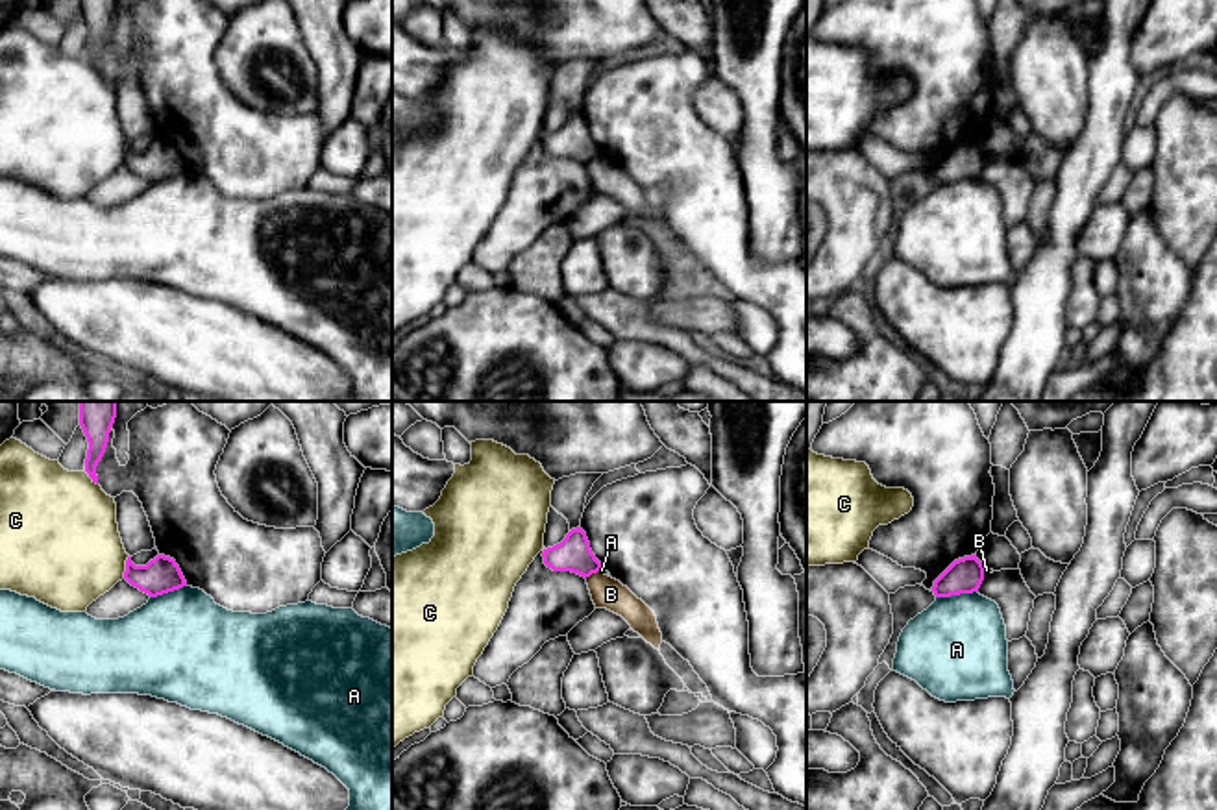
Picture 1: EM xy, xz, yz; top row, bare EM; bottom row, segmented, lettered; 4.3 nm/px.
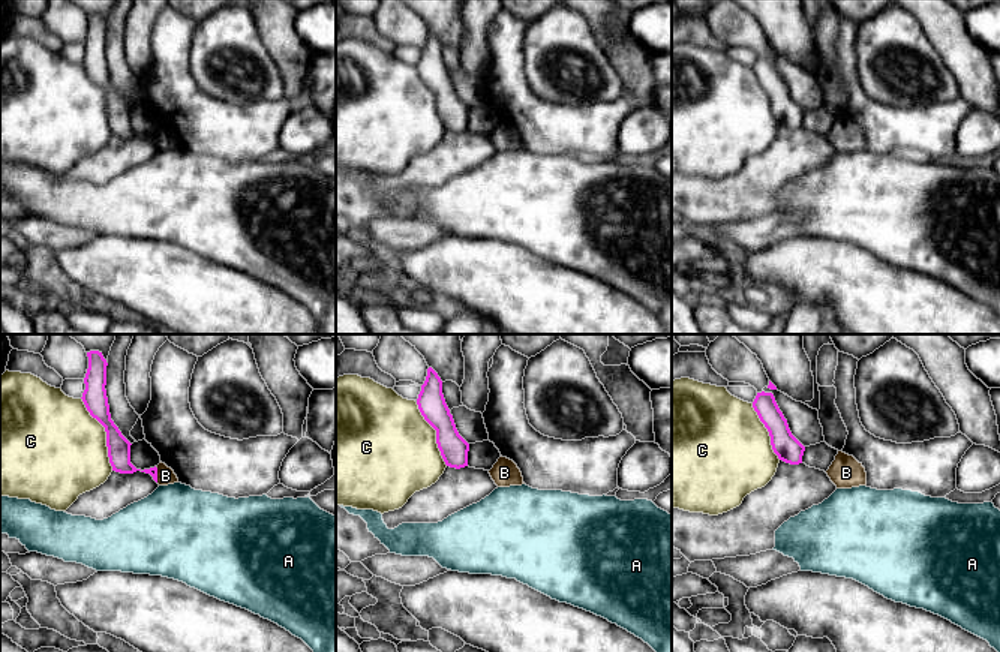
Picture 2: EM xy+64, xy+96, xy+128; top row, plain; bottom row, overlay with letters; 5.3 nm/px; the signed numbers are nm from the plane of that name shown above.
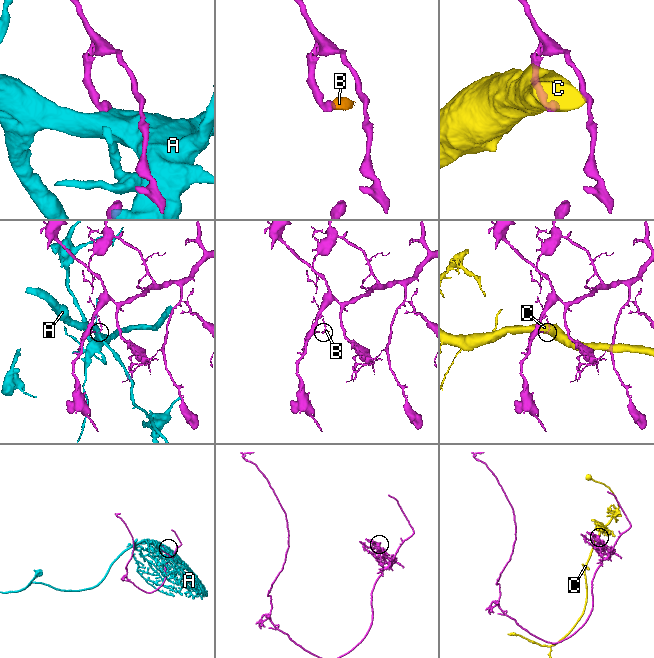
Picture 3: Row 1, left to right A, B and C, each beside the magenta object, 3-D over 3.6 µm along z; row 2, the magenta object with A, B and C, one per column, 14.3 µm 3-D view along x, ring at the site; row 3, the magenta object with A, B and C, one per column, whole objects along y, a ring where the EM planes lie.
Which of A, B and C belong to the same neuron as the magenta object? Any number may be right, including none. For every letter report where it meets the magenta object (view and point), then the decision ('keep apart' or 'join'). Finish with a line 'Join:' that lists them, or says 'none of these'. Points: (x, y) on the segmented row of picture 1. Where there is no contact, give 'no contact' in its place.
A: meets magenta in yz at (957, 594); keep apart
B: meets magenta in xz at (592, 572); keep apart
C: meets magenta in xy at (126, 566); keep apart
Join: none of these

